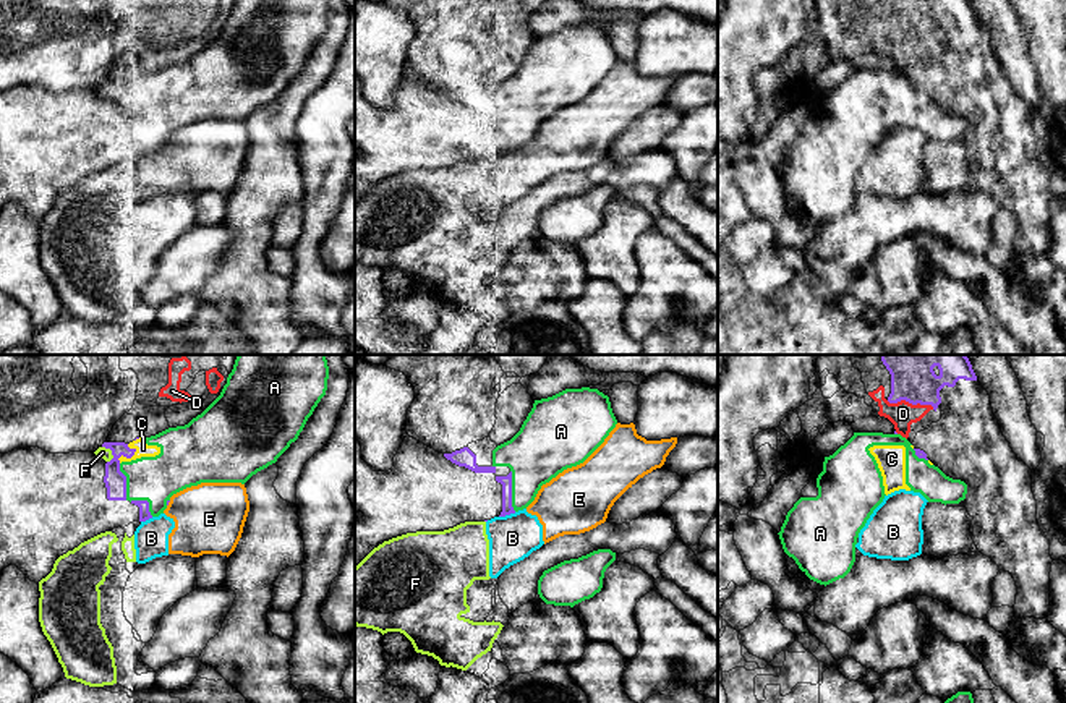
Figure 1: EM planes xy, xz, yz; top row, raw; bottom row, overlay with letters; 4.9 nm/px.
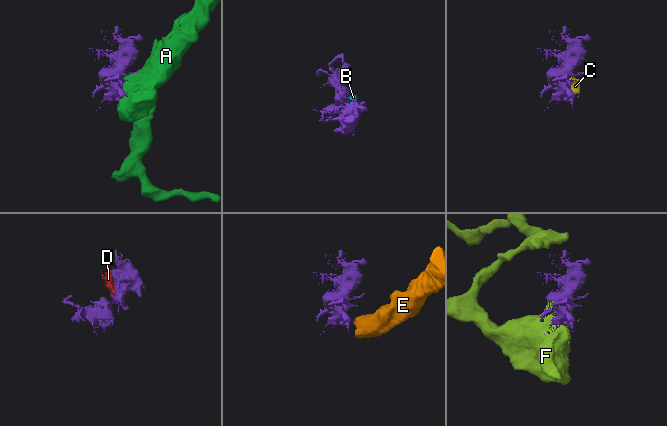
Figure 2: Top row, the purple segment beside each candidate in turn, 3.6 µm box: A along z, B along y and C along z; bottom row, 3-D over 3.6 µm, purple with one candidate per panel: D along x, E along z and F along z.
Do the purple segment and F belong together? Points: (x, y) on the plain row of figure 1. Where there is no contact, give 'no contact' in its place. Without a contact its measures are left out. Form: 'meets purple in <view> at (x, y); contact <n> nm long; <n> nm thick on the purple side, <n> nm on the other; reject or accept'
meets purple in xy at (112, 89); contact 90 nm long; 110 nm thick on the purple side, 60 nm on the other; reject

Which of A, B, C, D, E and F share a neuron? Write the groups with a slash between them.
A C / B E / D / F

